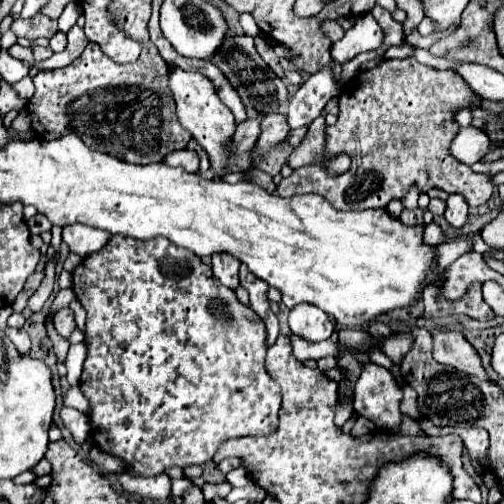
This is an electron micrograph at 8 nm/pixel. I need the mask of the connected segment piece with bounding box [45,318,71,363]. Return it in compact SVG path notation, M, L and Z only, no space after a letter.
M52 318L48 319L47 322L48 323L45 325L45 328L47 330L47 335L53 343L53 352L58 361L64 363L71 343L68 339L59 336L57 331L55 331Z

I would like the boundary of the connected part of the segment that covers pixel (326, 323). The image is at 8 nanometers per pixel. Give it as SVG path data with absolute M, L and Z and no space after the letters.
M303 302L303 304L297 304L295 308L291 308L289 328L293 334L303 336L305 340L311 340L311 342L327 340L333 332L333 324L331 324L329 316L321 308L317 308L315 304L309 304L309 302Z

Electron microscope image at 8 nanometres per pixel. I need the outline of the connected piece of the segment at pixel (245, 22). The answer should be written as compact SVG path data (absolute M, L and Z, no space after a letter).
M249 13L241 14L239 17L239 22L246 34L256 37L260 33L260 29L257 26L254 18Z

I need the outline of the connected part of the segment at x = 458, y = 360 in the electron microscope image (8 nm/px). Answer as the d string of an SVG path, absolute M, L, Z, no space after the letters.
M441 328L441 330L433 330L431 334L433 334L433 358L437 362L453 366L459 372L465 372L479 380L489 380L481 356L459 330Z

